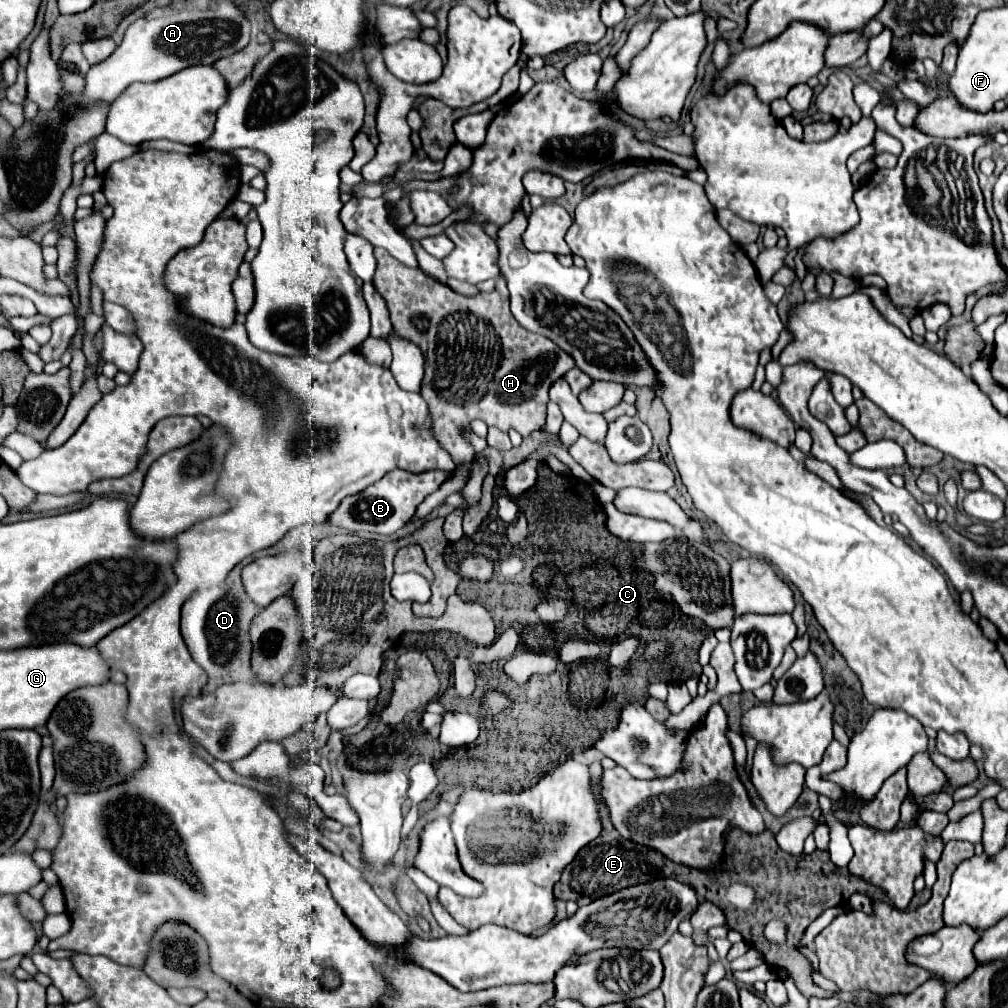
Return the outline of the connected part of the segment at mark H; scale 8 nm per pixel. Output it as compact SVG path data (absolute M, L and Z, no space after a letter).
M375 248L377 270L373 276L373 286L385 298L387 308L391 312L393 332L399 338L405 338L421 348L425 356L425 376L421 384L421 396L429 404L429 414L433 416L433 434L437 442L447 448L447 452L457 460L457 466L463 462L471 462L475 450L465 436L465 430L471 428L473 420L483 420L487 426L495 426L503 432L511 428L517 430L523 438L543 426L545 422L545 406L549 402L547 390L555 378L563 376L567 370L575 368L575 360L549 338L533 334L521 324L517 324L515 316L509 310L509 292L505 288L505 280L497 280L497 288L489 294L479 292L479 296L461 296L453 292L449 286L431 280L421 270L411 270L397 260L391 260L383 248Z

